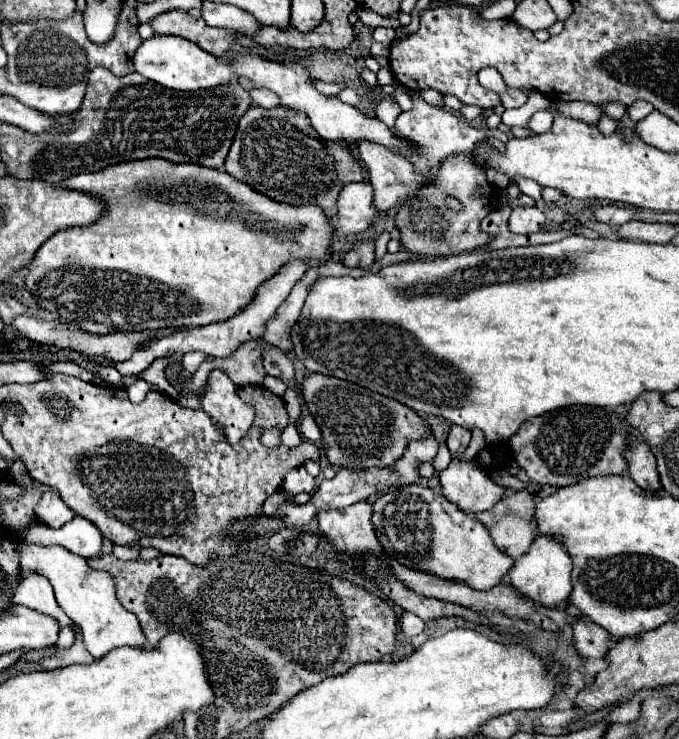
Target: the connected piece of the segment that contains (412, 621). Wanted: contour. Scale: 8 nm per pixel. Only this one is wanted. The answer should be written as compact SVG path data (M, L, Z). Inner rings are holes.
M403 612L403 614L399 616L399 628L401 628L403 636L413 638L413 636L417 636L417 634L423 632L425 622L423 622L419 616L415 616L413 612Z

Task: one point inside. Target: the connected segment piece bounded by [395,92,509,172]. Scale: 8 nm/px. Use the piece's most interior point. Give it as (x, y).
(438, 133)

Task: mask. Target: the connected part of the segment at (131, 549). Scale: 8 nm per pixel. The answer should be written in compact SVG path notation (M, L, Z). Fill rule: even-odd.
M113 546L113 554L117 556L117 558L121 558L121 560L133 560L133 558L137 558L137 554L139 554L139 548L137 546Z

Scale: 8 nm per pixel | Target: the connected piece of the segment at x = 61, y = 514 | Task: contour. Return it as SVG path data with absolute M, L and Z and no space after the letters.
M55 490L43 492L43 496L35 508L35 514L49 528L61 528L65 522L75 518L73 510L69 510L69 506L65 506L65 502L61 500L61 496Z

